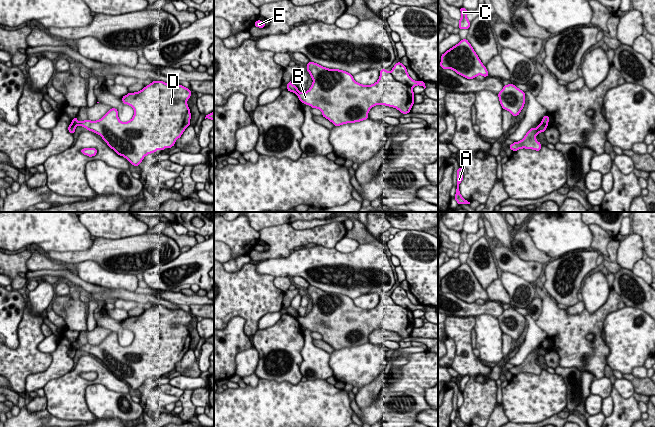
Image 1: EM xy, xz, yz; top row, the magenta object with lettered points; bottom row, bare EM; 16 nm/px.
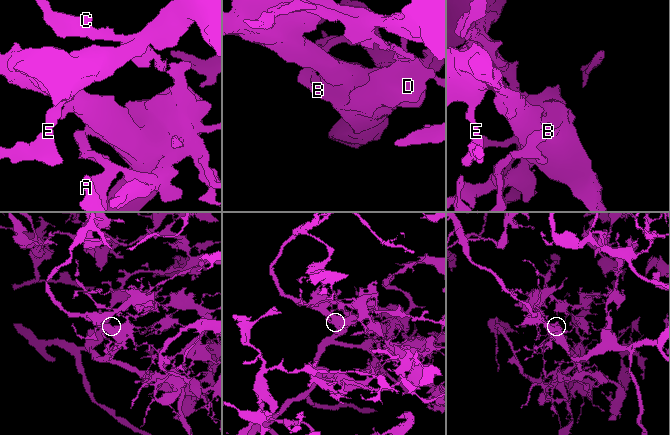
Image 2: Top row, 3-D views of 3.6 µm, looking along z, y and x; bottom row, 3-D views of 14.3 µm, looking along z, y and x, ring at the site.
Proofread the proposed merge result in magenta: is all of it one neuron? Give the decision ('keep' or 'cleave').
cleave

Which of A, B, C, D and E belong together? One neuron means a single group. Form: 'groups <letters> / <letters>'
groups A C / B D E

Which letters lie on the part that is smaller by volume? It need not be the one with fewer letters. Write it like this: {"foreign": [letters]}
{"foreign": ["A", "C"]}

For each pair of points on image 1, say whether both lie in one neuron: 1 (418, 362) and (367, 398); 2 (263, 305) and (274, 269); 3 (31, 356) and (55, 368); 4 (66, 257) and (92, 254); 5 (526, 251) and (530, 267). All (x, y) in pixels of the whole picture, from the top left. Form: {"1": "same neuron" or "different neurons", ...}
{"1": "different neurons", "2": "different neurons", "3": "different neurons", "4": "same neuron", "5": "different neurons"}

